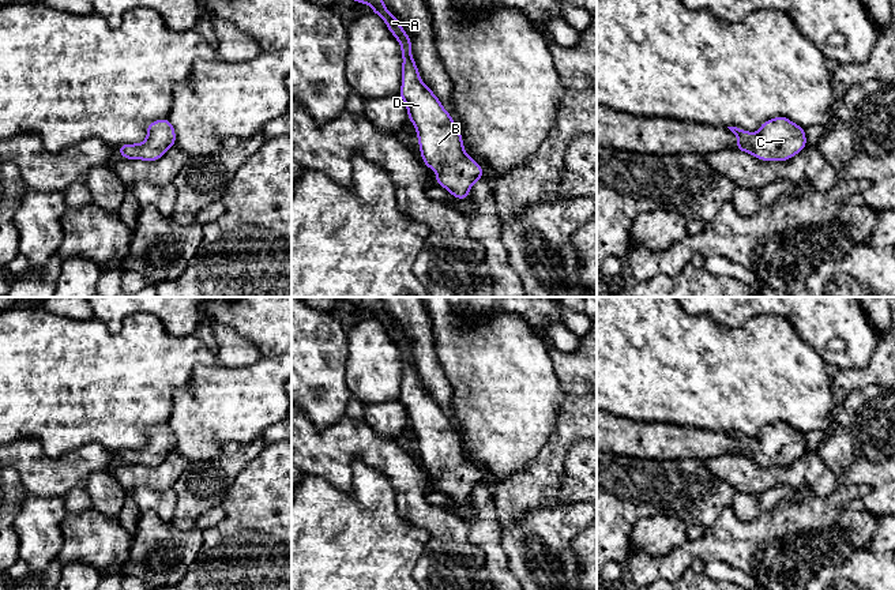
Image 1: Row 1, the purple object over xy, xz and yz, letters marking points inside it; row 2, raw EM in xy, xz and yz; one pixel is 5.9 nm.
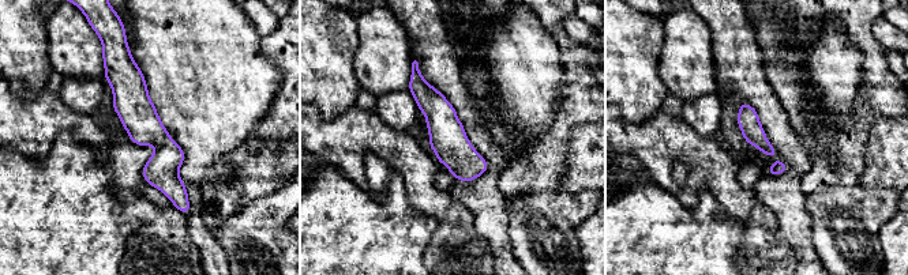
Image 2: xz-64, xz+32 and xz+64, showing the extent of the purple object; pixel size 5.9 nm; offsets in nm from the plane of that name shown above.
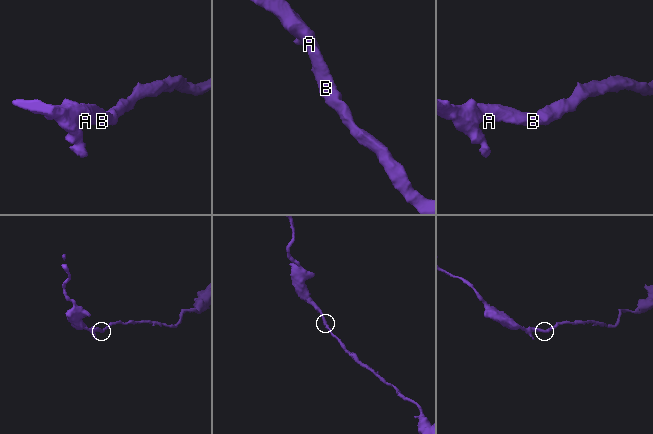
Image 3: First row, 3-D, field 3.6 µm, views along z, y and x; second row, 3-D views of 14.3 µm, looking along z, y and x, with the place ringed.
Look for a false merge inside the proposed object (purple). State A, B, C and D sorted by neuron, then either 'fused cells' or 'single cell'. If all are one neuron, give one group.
groups A B C D; single cell

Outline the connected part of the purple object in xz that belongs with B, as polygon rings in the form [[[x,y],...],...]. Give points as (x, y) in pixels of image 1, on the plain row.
[[[338,297],[356,308],[372,312],[383,323],[402,354],[402,392],[399,401],[406,409],[409,425],[414,429],[425,471],[436,476],[435,486],[456,504],[469,504],[469,496],[484,480],[482,473],[463,452],[460,435],[440,405],[428,394],[411,362],[411,345],[384,311],[380,297]]]

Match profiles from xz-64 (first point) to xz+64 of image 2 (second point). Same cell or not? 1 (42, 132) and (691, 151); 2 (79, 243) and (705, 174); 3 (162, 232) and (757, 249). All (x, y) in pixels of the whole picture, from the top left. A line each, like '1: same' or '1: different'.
1: same
2: different
3: same

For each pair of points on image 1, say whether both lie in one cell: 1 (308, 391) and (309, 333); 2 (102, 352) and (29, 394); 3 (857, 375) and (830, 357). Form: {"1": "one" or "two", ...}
{"1": "one", "2": "one", "3": "two"}

